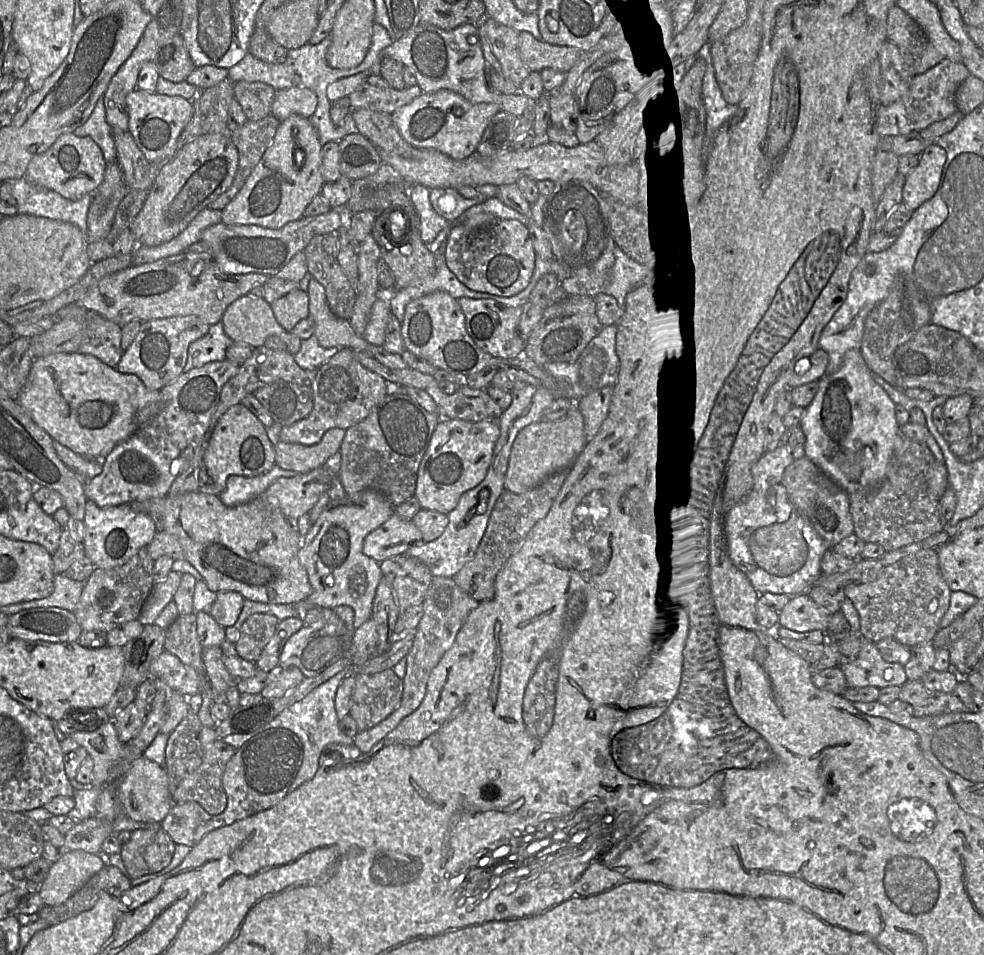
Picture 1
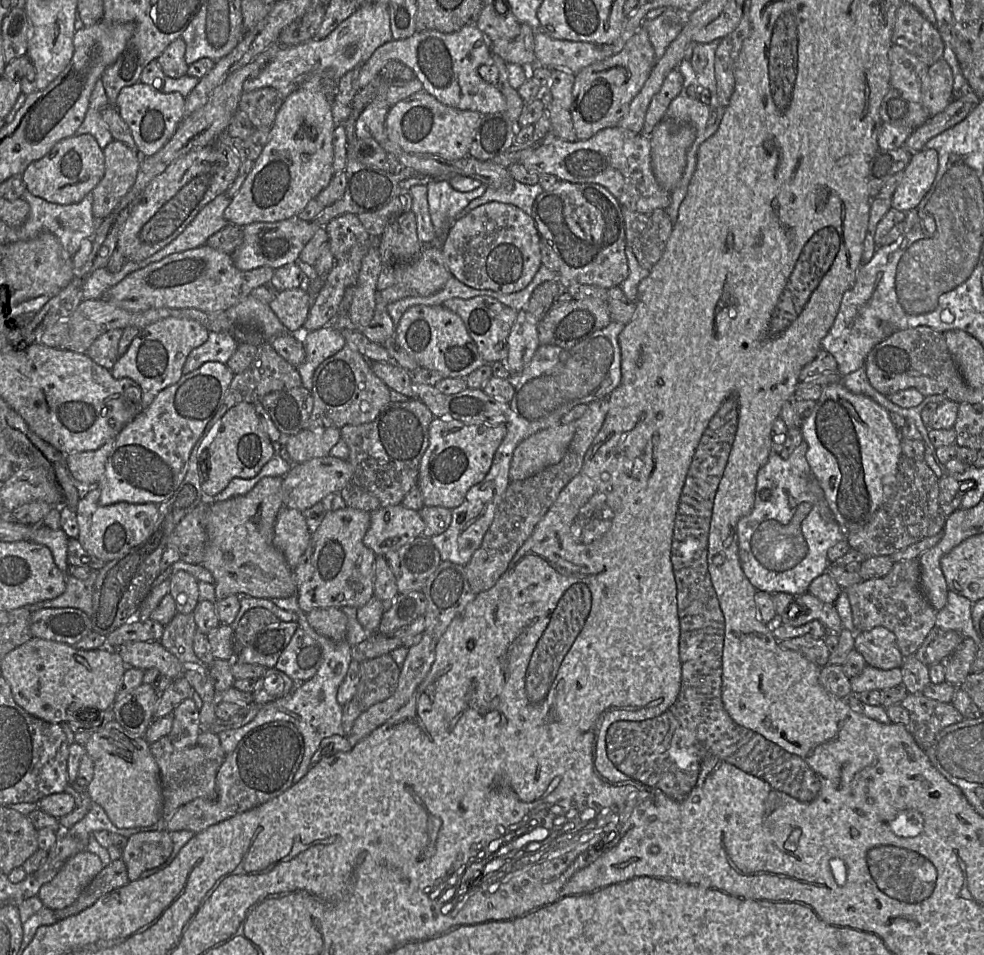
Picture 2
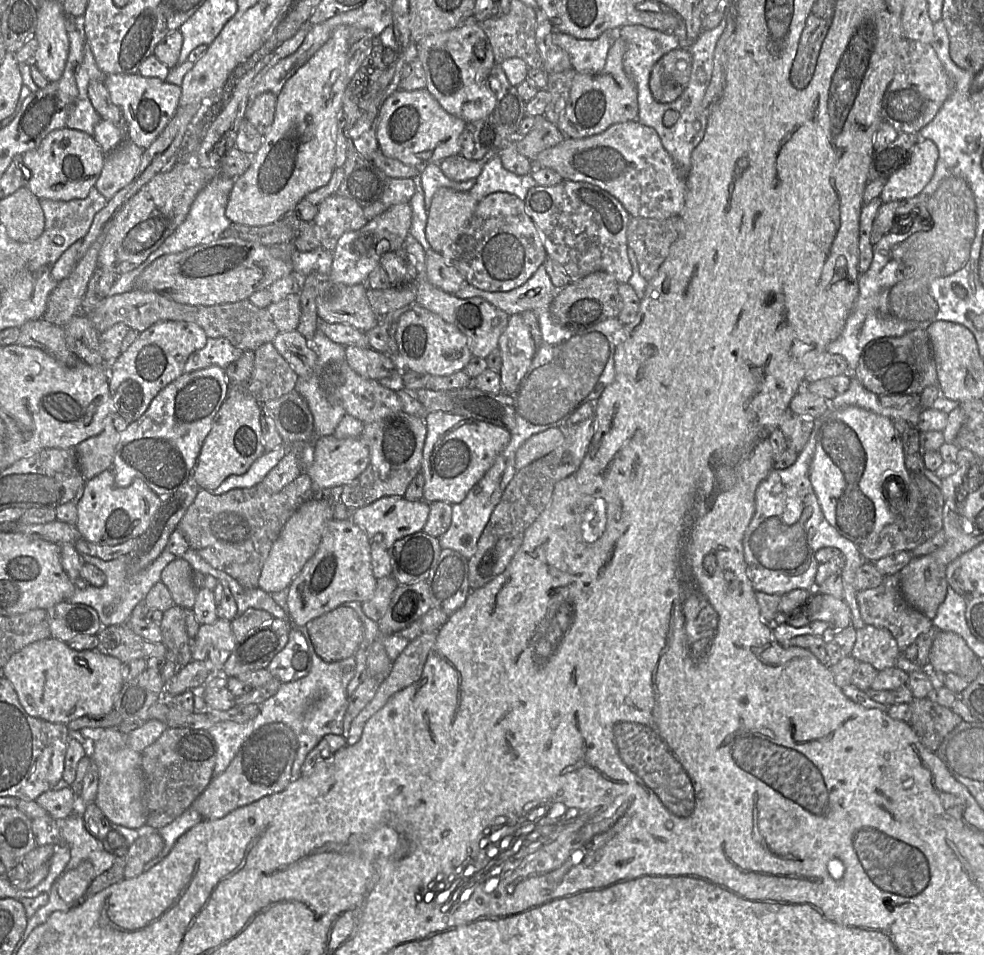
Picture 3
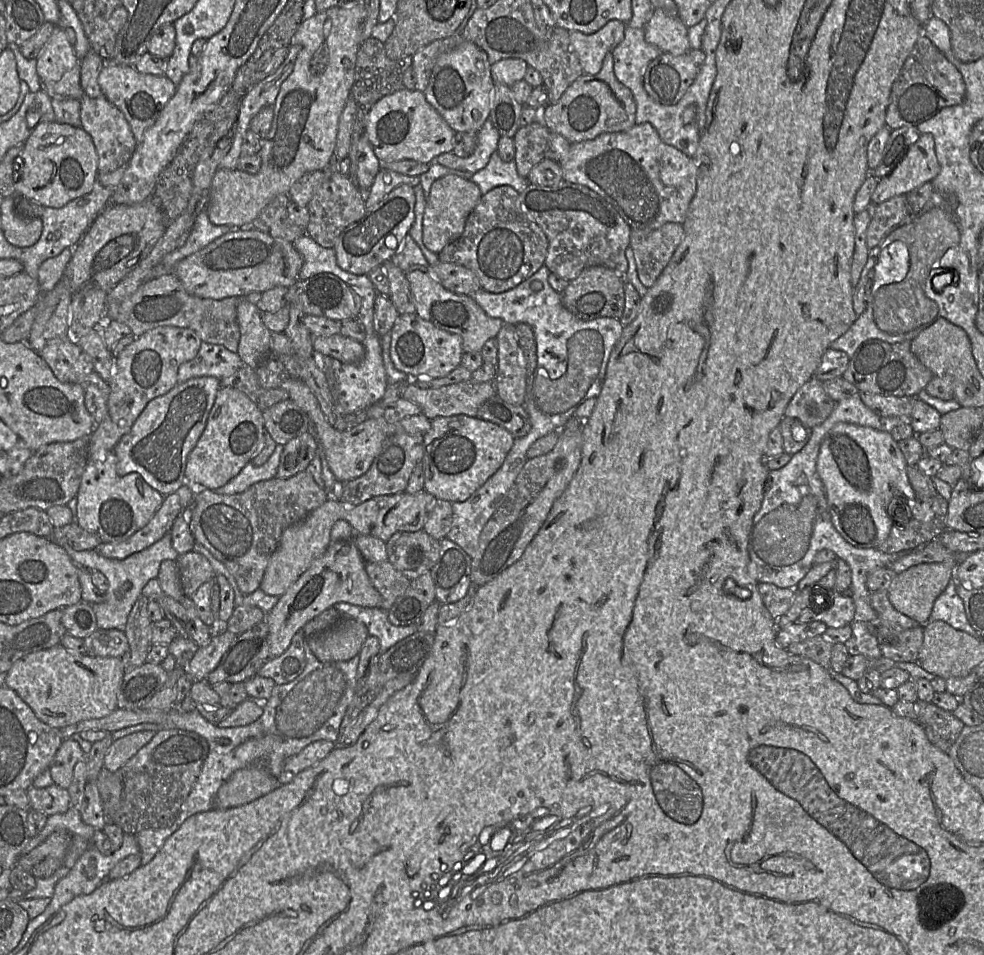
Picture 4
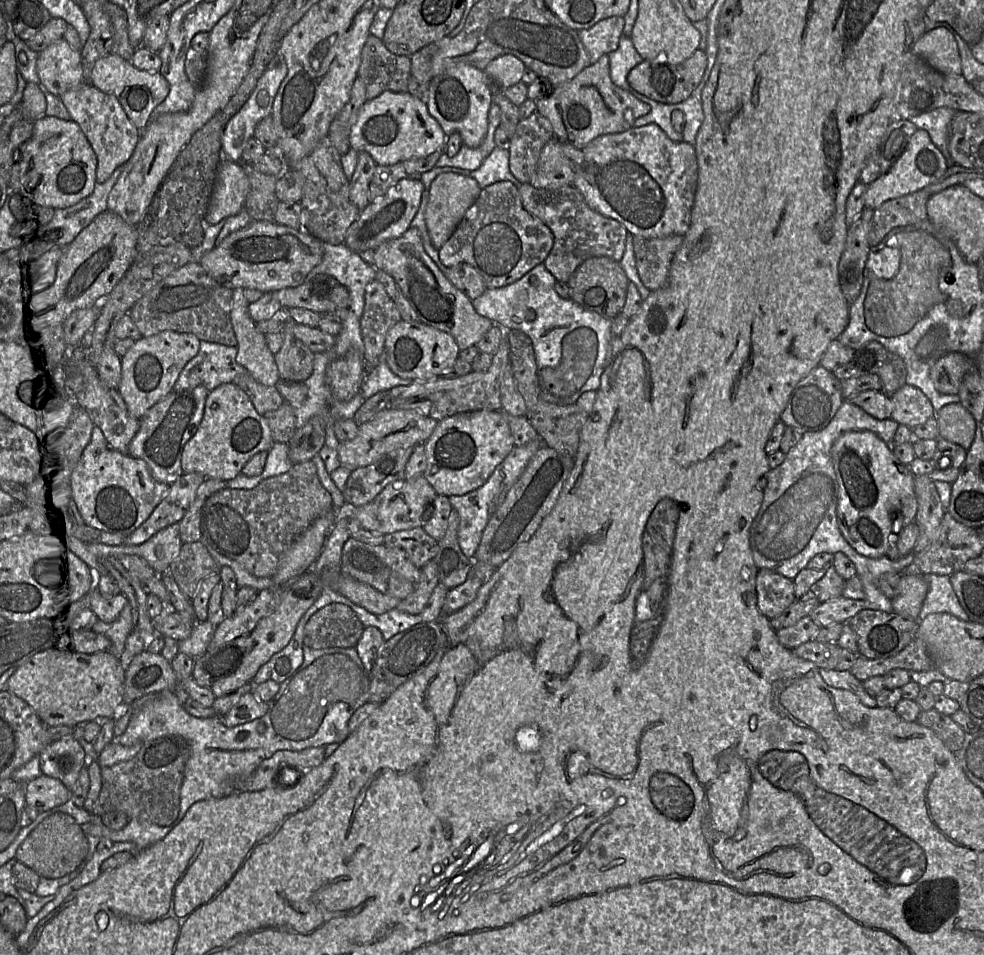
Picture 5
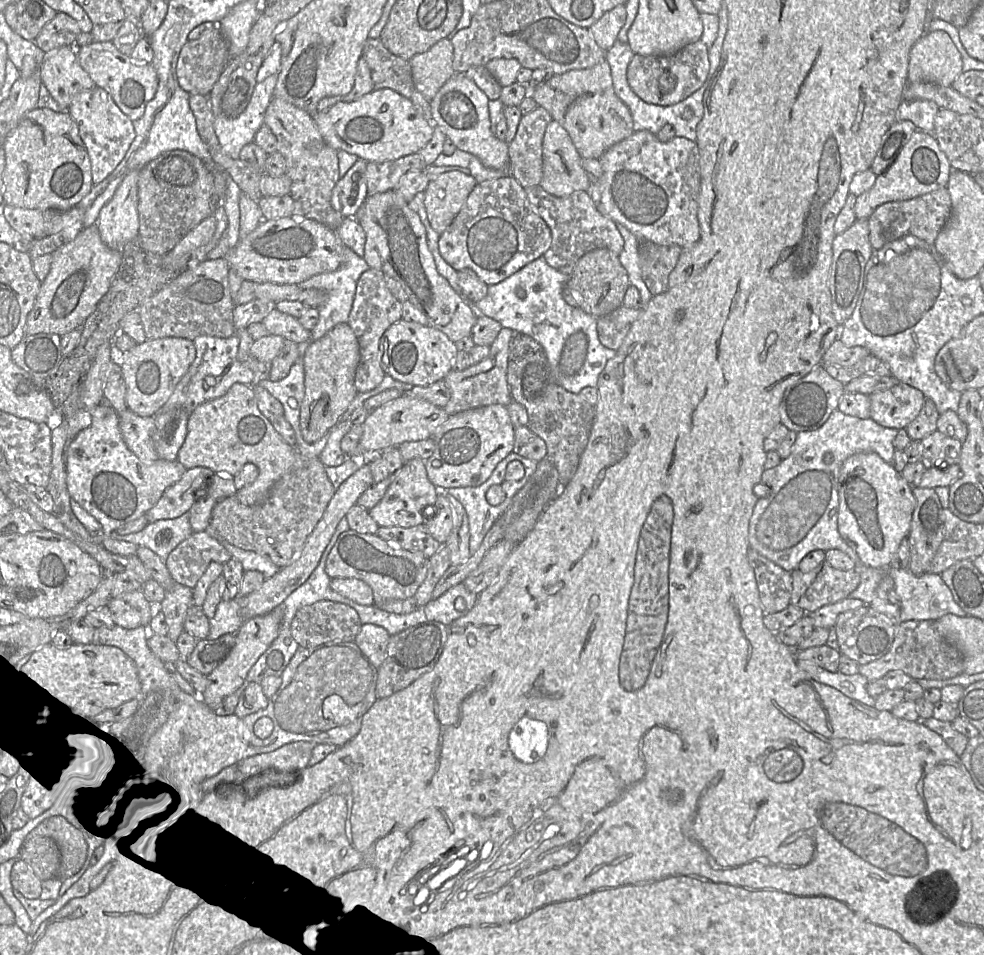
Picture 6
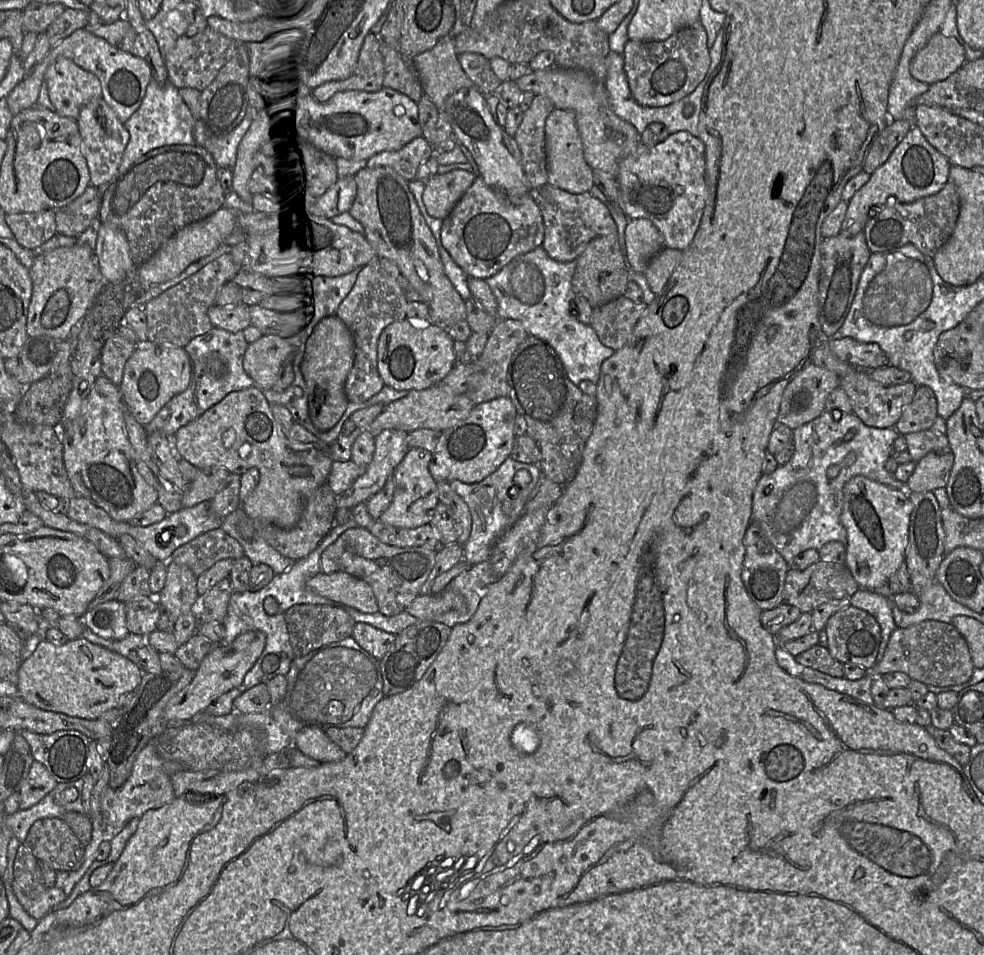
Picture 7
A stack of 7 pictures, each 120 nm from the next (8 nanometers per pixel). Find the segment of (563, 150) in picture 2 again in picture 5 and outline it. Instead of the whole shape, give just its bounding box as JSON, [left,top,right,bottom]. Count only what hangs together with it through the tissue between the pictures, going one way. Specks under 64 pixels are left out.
[572,123,698,238]

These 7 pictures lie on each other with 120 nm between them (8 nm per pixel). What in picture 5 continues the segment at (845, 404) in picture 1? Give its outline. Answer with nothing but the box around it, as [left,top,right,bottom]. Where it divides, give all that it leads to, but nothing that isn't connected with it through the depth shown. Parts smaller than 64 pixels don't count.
[831,431,918,558]

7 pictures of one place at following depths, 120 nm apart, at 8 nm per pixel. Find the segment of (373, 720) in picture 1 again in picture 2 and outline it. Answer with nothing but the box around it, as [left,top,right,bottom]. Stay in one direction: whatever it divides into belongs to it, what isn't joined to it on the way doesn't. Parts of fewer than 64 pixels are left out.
[356,654,400,711]

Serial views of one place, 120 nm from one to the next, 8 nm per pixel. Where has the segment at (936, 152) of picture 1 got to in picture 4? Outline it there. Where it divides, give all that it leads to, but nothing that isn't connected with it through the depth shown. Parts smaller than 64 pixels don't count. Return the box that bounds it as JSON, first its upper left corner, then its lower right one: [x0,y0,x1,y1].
[871,134,940,205]

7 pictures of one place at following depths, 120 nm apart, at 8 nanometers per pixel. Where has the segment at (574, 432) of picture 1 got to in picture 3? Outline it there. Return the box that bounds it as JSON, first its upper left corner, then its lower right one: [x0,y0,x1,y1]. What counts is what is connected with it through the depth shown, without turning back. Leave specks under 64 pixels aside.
[515,427,564,470]

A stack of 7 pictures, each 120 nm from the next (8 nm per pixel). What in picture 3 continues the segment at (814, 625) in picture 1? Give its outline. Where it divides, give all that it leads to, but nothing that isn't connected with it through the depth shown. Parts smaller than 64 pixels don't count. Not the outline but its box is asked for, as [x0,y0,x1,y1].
[786,591,851,633]

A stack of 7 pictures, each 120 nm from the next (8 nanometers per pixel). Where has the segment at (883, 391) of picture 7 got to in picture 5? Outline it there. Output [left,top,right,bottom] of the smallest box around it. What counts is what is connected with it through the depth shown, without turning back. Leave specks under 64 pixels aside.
[890,384,936,429]

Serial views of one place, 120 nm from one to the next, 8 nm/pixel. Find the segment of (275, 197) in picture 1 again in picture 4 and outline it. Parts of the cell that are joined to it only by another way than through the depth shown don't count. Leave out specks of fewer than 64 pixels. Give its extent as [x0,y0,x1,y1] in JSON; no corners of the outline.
[207,3,367,228]

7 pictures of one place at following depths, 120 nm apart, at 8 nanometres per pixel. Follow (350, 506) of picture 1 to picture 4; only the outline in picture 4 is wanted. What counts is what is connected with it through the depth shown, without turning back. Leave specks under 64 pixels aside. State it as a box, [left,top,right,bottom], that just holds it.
[266,538,382,658]

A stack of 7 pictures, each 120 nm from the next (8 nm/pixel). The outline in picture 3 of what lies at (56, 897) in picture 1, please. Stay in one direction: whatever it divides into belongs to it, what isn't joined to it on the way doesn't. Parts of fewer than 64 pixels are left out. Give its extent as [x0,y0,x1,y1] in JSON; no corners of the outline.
[57,861,93,904]

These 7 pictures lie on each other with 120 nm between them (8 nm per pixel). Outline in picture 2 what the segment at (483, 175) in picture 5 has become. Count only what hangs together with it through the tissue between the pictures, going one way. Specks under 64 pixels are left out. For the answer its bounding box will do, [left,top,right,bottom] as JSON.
[459,181,544,216]

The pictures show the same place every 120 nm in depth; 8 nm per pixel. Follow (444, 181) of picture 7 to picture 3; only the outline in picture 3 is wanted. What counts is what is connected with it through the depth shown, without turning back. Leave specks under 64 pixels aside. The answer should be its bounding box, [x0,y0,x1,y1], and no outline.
[426,187,477,252]

